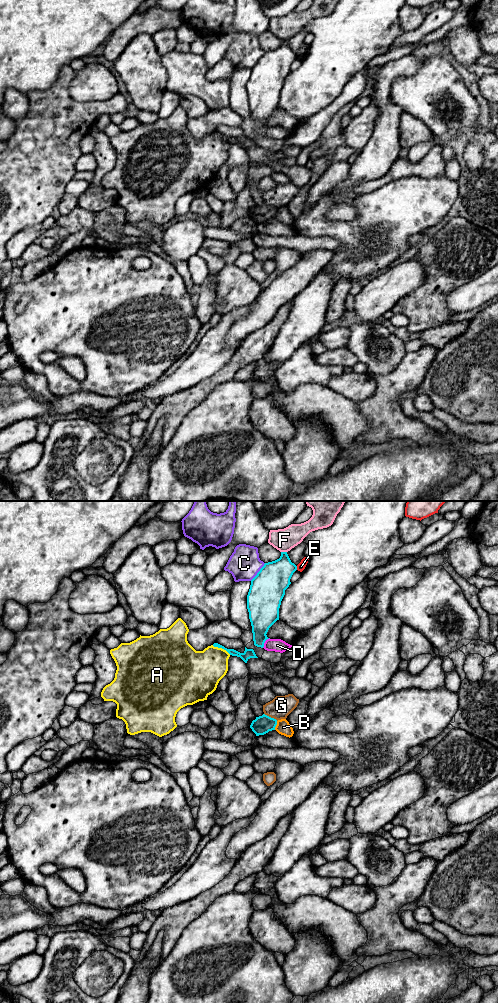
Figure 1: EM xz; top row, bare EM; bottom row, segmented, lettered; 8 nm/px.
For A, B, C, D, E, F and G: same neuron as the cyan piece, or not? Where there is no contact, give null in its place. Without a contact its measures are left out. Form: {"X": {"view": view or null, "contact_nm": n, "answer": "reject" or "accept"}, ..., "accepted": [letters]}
{"A": {"view": "xz", "contact_nm": 170, "answer": "reject"}, "B": {"view": "xz", "contact_nm": 80, "answer": "reject"}, "C": {"view": "xz", "contact_nm": 190, "answer": "reject"}, "D": {"view": "xz", "contact_nm": 100, "answer": "reject"}, "E": {"view": "xz", "contact_nm": 30, "answer": "reject"}, "F": {"view": "xz", "contact_nm": 50, "answer": "reject"}, "G": {"view": "xz", "contact_nm": 130, "answer": "reject"}, "accepted": []}

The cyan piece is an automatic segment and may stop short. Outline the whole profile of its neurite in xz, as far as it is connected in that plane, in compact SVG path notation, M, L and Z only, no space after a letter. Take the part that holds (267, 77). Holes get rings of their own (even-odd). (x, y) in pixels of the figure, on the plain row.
M281 40L279 47L265 51L251 68L247 83L247 97L252 114L253 129L257 135L264 135L269 116L279 108L279 96L290 67L297 58L287 40Z

